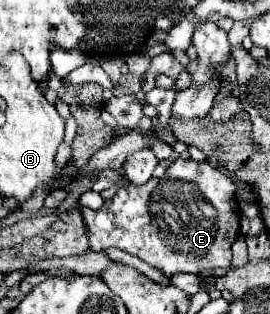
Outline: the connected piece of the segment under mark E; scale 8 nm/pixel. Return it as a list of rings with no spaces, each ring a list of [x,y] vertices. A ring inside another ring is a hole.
[[[176,159],[174,163],[170,163],[166,175],[162,179],[156,179],[152,177],[148,183],[144,185],[126,185],[124,189],[118,189],[116,195],[108,201],[104,201],[104,205],[96,211],[88,209],[88,207],[80,207],[82,211],[82,219],[84,219],[84,229],[88,233],[88,241],[90,241],[90,249],[92,251],[102,251],[102,249],[108,249],[108,247],[116,247],[116,249],[122,249],[122,251],[128,251],[130,255],[136,255],[140,257],[142,261],[146,261],[148,265],[156,267],[158,271],[162,271],[166,277],[172,277],[174,273],[210,273],[212,269],[228,269],[230,267],[230,245],[234,243],[234,239],[238,237],[240,233],[240,209],[238,209],[238,203],[236,203],[236,197],[234,197],[234,191],[236,191],[236,181],[232,177],[228,177],[224,171],[220,169],[212,169],[208,165],[208,161],[194,161],[194,159]]]

